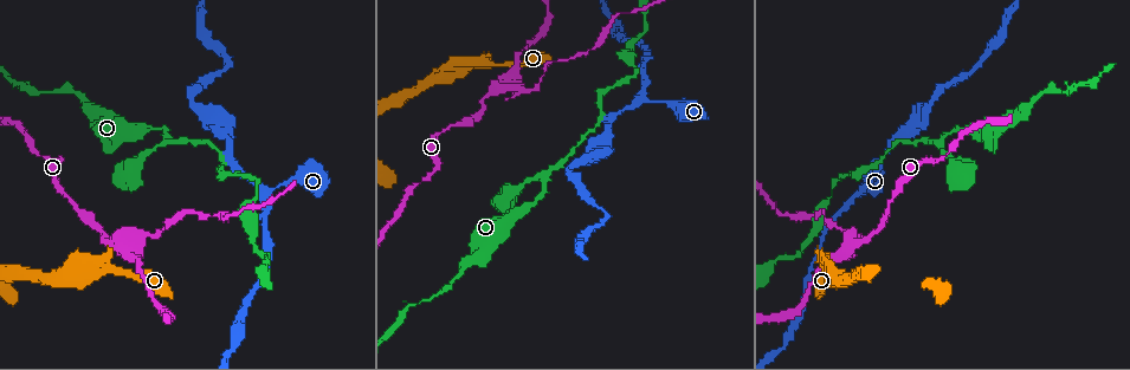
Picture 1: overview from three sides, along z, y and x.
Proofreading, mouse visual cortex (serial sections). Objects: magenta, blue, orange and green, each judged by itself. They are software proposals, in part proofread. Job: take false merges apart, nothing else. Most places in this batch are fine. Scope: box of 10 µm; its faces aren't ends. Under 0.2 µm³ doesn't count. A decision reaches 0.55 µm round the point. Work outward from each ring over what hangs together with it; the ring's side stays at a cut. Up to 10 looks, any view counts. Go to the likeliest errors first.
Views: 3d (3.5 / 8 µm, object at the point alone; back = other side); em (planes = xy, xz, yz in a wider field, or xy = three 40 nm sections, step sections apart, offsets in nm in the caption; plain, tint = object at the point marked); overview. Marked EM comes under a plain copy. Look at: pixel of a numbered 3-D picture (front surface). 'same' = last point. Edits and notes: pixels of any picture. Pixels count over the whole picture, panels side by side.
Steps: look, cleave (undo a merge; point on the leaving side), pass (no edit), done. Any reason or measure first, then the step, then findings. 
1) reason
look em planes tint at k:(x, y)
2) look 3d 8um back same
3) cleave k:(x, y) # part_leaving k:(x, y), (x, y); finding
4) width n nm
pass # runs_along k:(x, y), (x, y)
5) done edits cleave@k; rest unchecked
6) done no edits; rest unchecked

look 3d 3.5um at 1:(268, 190)

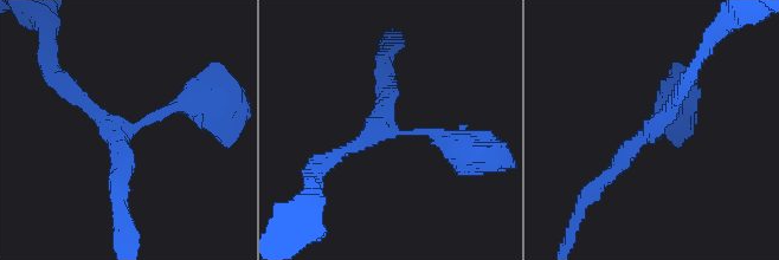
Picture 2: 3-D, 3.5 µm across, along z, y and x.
shape alone is not enough
look em xy step 2 tint at 2:(128, 131)

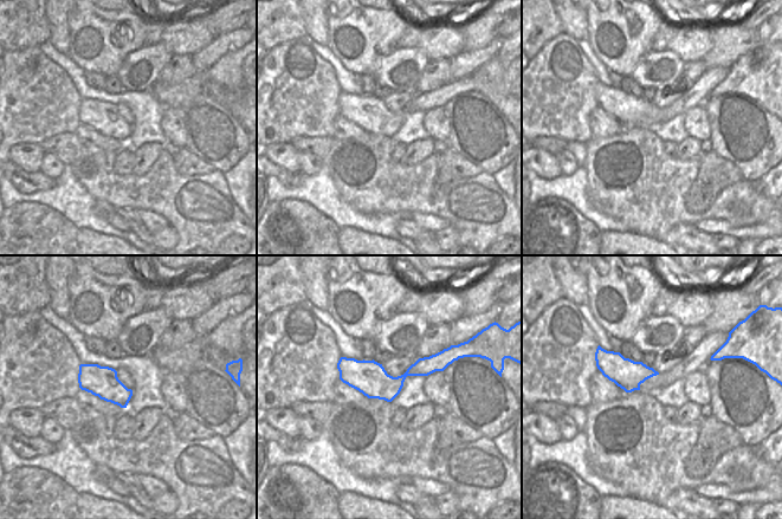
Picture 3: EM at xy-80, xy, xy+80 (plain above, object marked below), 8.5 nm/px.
arms 3; arm_widths 200, 250, 300 nm
pass # runs_along 3:(441, 355), (399, 381), (340, 365); one cell here

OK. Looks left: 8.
side arm on a straight run
look 3d 3.5um at 1:(494, 87)

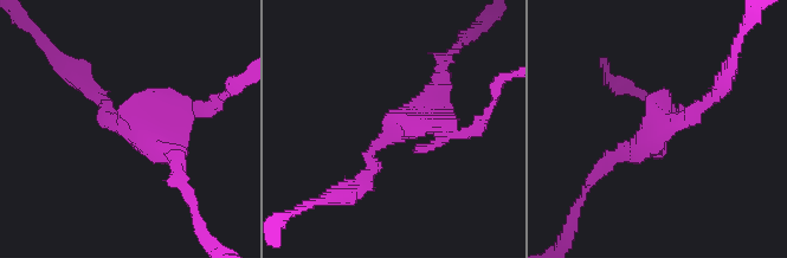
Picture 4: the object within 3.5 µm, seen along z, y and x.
arms 3; arm_widths 200, 250, 300 nm
look em xy step 1 tint at 4:(663, 121)

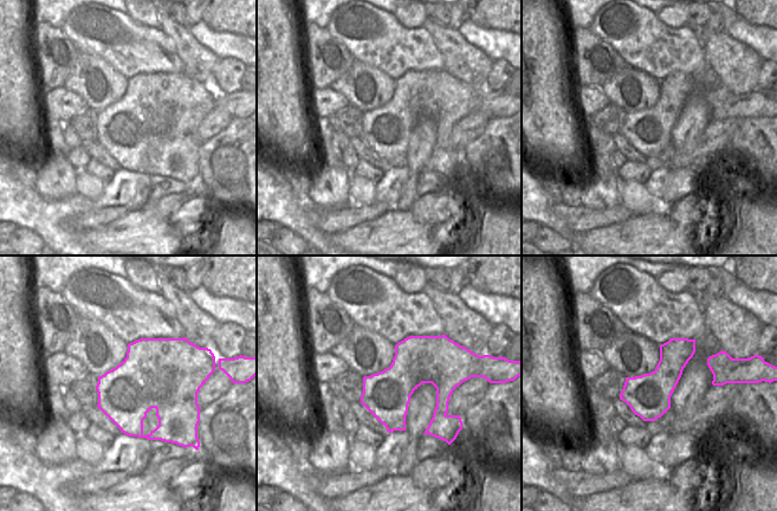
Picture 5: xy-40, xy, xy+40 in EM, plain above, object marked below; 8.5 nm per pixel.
cleave 4:(632, 92) # part_leaving 4:(458, 131), (483, 120), (509, 77); a second cell is stuck on

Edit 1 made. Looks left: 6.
three-way junction
look 3d 3.5um at 1:(940, 139)

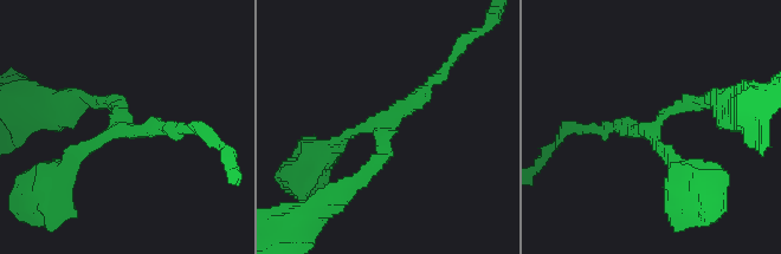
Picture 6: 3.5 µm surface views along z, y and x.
arm_widths 150, 150, 200 nm
pass # runs_along 6:(354, 186), (382, 156), (382, 125), (441, 75); continuous, no second cell

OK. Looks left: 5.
narrows sharply
look 3d 3.5um at 1:(39, 152)

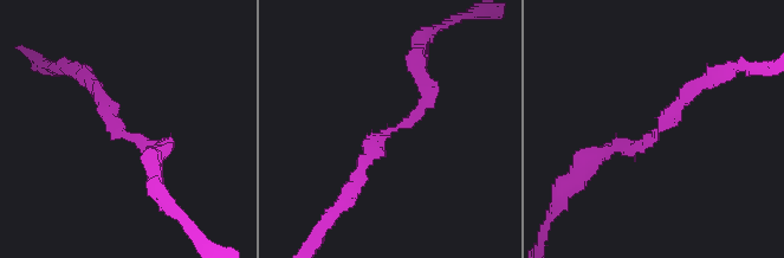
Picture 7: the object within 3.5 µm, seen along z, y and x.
arm_widths 200, 200 nm
look em xy step 5 tint at 7:(125, 132)

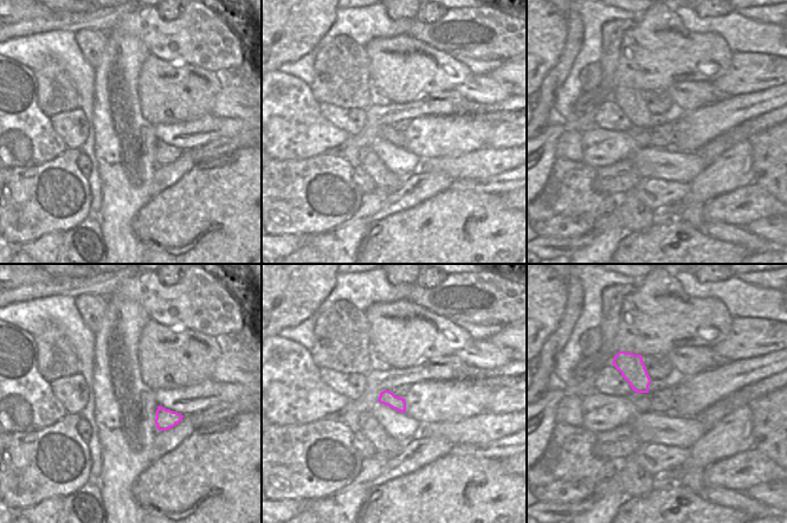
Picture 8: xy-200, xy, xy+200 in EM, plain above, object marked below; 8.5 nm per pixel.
pass # runs_along 7:(601, 154), (647, 143), (704, 81); continuous, no second cell

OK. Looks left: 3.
done edits cleave@4; rest unchecked

